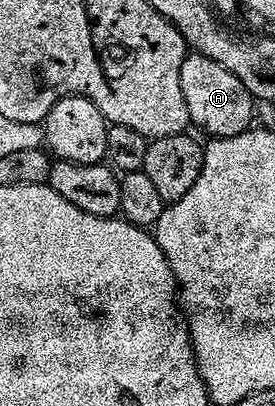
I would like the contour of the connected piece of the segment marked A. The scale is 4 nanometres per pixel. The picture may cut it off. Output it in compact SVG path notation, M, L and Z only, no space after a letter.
M187 54L184 65L180 65L180 90L184 93L184 105L188 105L191 124L207 131L207 136L215 139L236 137L236 133L251 130L255 122L254 96L248 89L244 89L244 81L240 81L236 73L228 73L224 65L216 65L212 57Z

